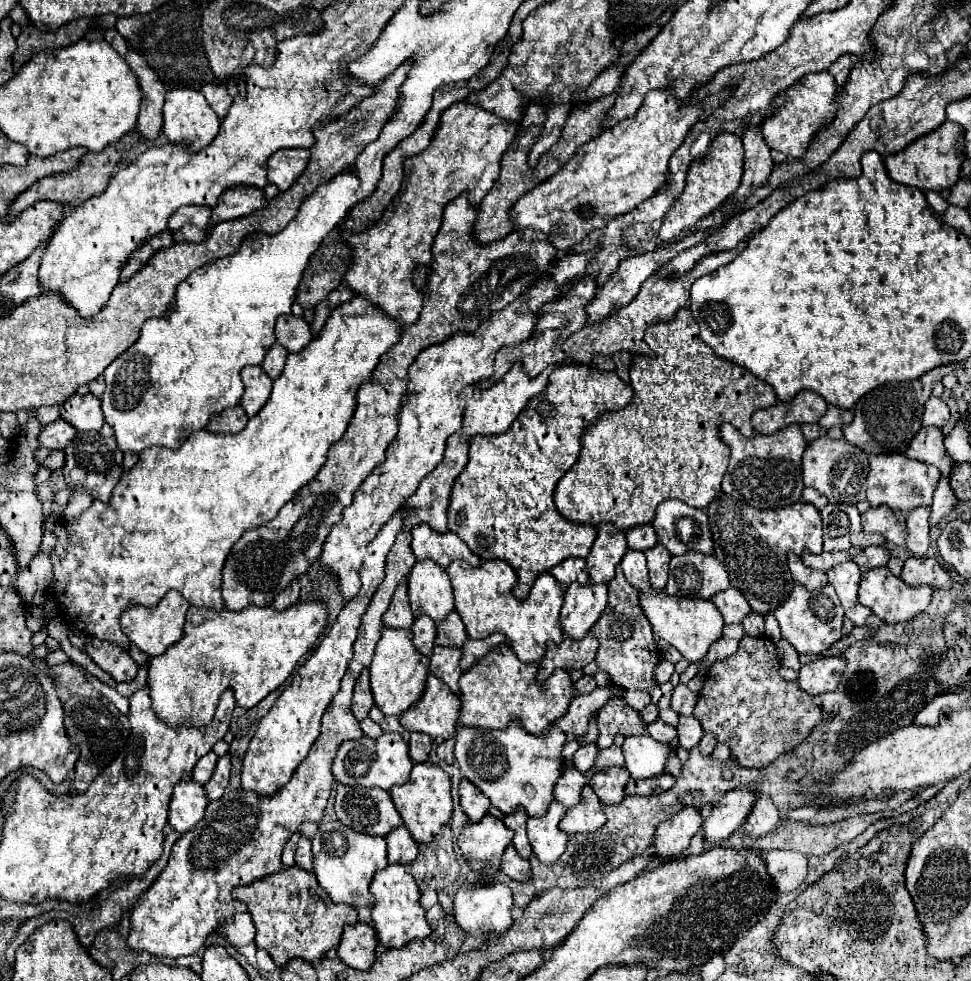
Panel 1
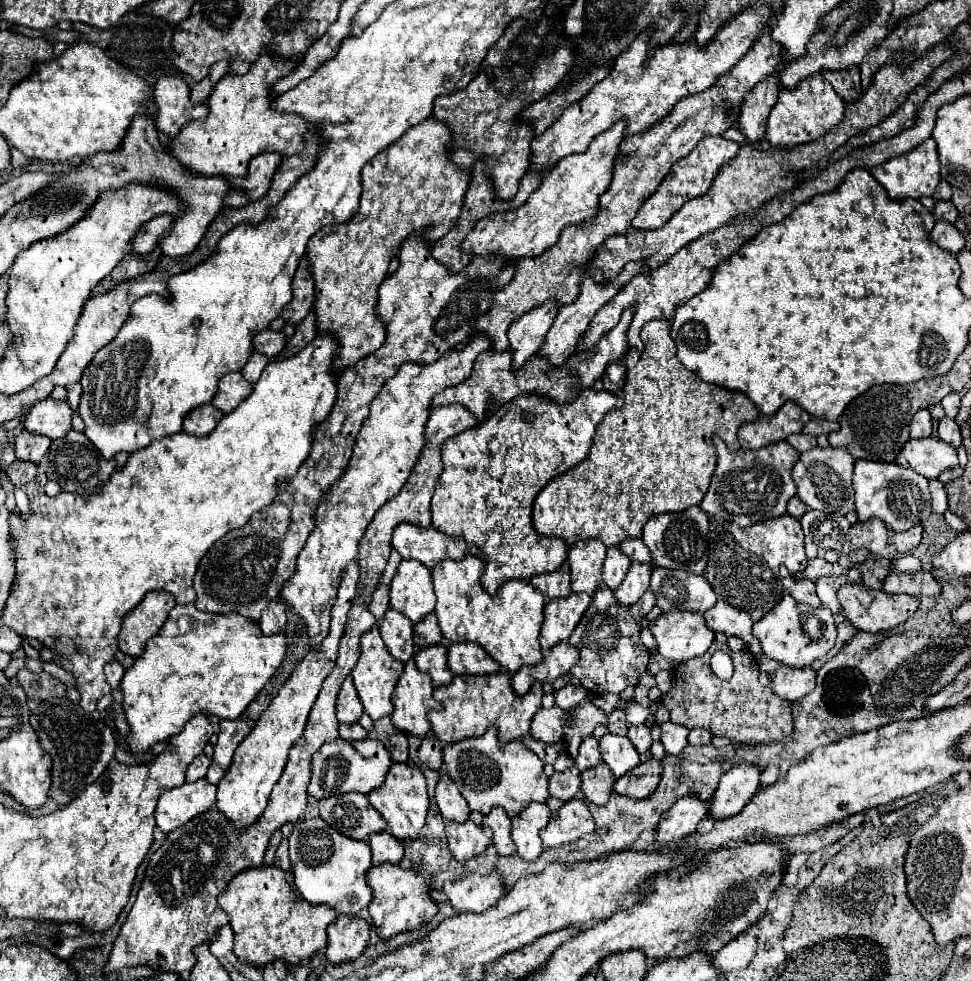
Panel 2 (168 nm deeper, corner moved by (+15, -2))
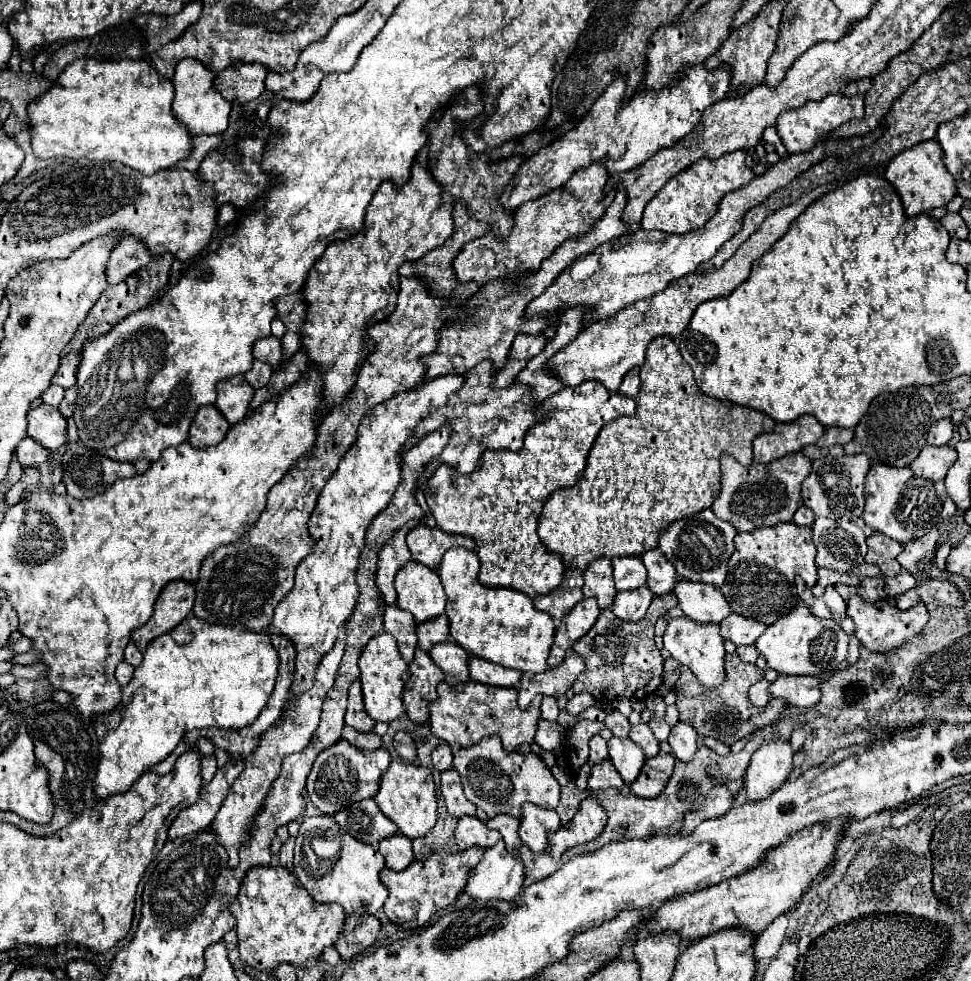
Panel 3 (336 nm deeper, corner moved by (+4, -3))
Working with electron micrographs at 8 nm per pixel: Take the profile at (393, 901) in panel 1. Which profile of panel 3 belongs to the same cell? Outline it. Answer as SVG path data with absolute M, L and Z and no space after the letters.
M470 847L456 855L436 853L436 855L426 857L424 861L410 863L404 871L392 871L384 867L380 871L380 881L388 887L390 899L394 901L394 907L388 909L394 921L402 929L416 929L416 927L424 927L426 923L430 923L430 919L436 913L446 911L452 903L455 903L457 895L464 889L468 871L480 863L480 859L484 857L484 851L486 849L482 847Z

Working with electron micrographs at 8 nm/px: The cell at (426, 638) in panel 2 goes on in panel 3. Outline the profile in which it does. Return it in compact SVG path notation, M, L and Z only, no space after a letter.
M440 615L436 619L424 621L424 623L418 625L416 633L418 633L418 647L422 651L430 651L434 645L450 641L450 635L448 635L448 617Z

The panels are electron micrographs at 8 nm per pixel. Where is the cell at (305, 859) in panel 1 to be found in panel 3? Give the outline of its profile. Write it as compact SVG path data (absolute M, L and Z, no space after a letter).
M290 837L282 849L280 849L280 865L284 865L286 869L292 869L292 857L294 857L294 837Z

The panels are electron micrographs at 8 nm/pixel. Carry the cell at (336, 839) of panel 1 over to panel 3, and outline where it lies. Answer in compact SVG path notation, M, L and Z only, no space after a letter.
M316 815L308 817L300 825L300 833L296 837L296 849L294 849L294 875L300 879L304 889L314 897L318 903L340 903L348 915L374 915L378 909L382 909L388 889L380 883L380 869L384 867L384 857L378 849L372 845L356 841L352 835L348 835L344 829L338 827L334 817L330 815Z

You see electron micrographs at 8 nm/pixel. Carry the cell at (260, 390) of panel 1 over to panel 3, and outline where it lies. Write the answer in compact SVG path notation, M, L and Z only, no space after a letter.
M236 375L218 383L216 407L228 419L228 423L234 425L248 415L252 397L254 397L254 387L244 379L244 375Z

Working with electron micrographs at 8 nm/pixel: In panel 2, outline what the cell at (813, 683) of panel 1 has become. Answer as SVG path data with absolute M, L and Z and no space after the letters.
M779 666L771 674L771 690L789 702L797 702L807 696L815 686L815 672L811 668L789 670L787 666Z

